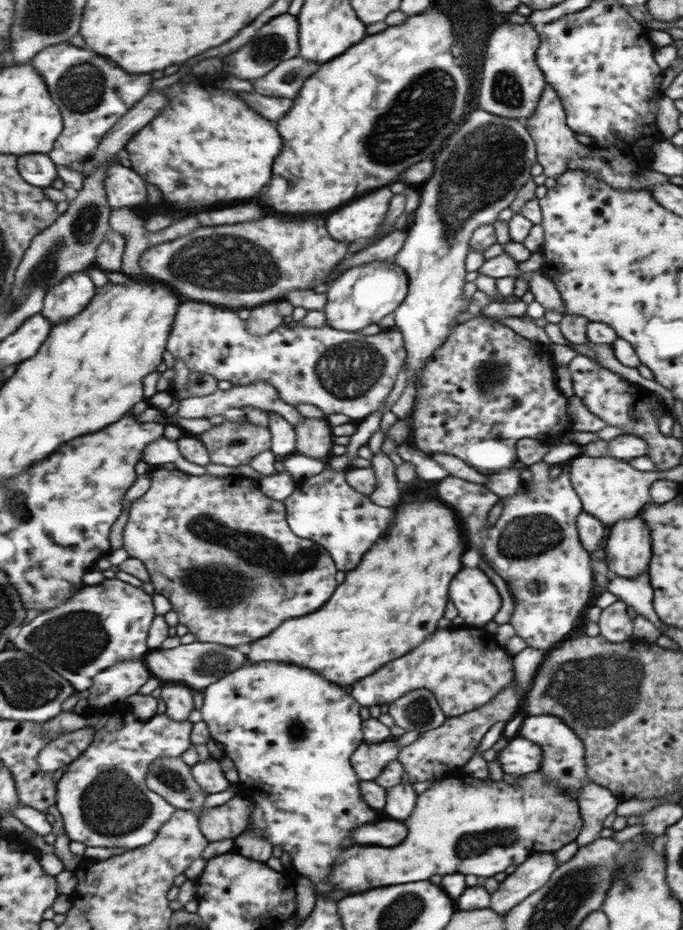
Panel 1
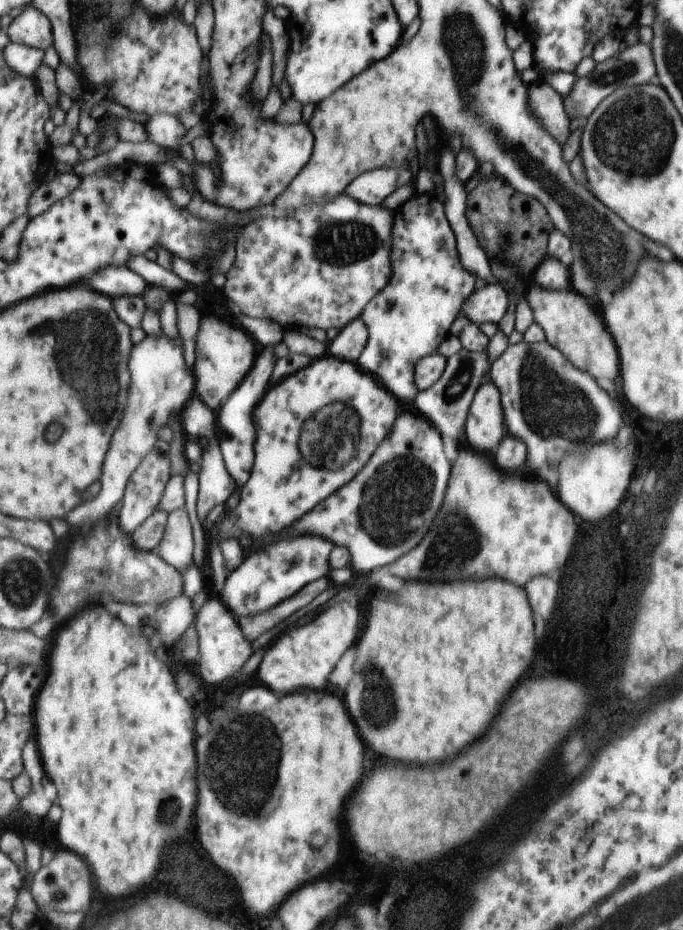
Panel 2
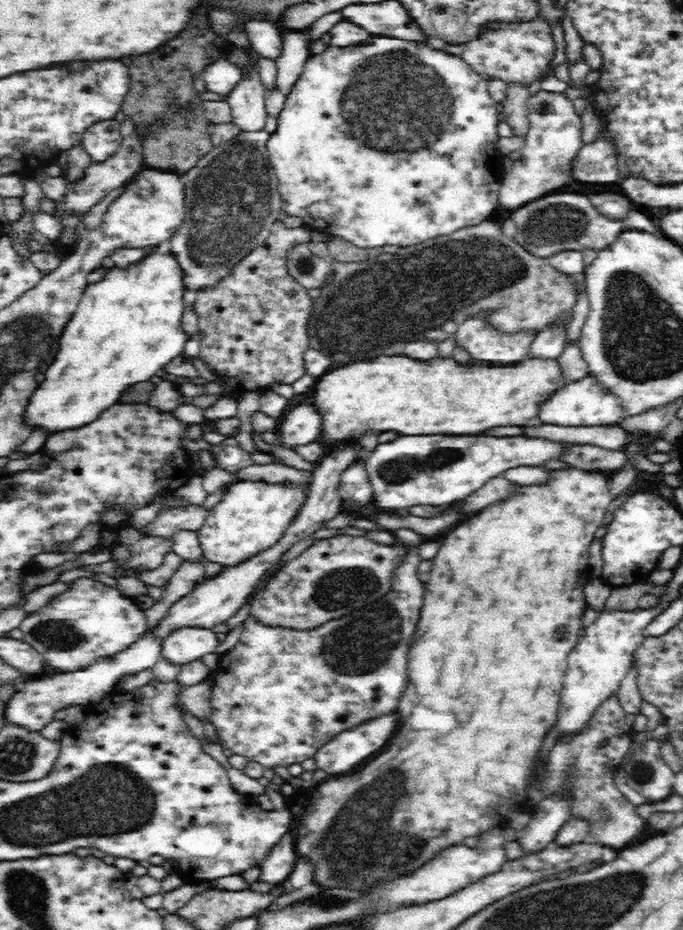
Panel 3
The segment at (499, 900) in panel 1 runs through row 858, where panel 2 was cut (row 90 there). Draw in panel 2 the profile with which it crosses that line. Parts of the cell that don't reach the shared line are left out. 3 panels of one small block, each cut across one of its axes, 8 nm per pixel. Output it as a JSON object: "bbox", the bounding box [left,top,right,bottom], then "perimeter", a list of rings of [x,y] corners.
{"bbox":[528,79,571,146],"perimeter":[[[540,79],[530,83],[530,86],[528,86],[528,92],[530,92],[530,104],[528,104],[530,112],[540,120],[542,128],[544,128],[552,138],[555,138],[555,141],[558,142],[560,146],[565,146],[565,142],[571,134],[571,132],[568,131],[571,120],[566,114],[560,94],[557,93],[550,84],[545,83]]]}

